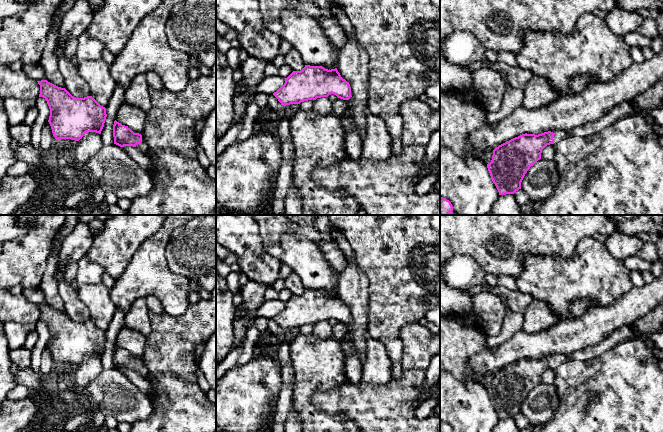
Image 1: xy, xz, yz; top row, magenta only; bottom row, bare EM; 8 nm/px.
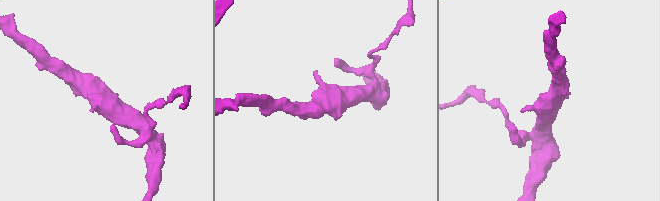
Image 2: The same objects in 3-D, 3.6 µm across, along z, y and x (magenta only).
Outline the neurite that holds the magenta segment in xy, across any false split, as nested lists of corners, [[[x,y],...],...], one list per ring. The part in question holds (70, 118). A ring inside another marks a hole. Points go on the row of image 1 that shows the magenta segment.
[[[47,80],[37,81],[39,97],[46,99],[50,109],[49,124],[56,140],[79,141],[85,133],[101,134],[107,117],[106,108],[92,96],[73,97],[65,88]]]

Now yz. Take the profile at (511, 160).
[[[558,129],[538,135],[525,133],[496,147],[487,168],[499,195],[514,194],[521,189],[525,174],[541,159],[542,150],[566,137],[566,130]]]

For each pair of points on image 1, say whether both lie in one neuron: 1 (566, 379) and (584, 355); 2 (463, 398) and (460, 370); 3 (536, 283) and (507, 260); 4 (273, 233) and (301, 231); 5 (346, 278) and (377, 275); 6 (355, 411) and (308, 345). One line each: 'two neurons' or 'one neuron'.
1: two neurons
2: two neurons
3: two neurons
4: one neuron
5: two neurons
6: two neurons

